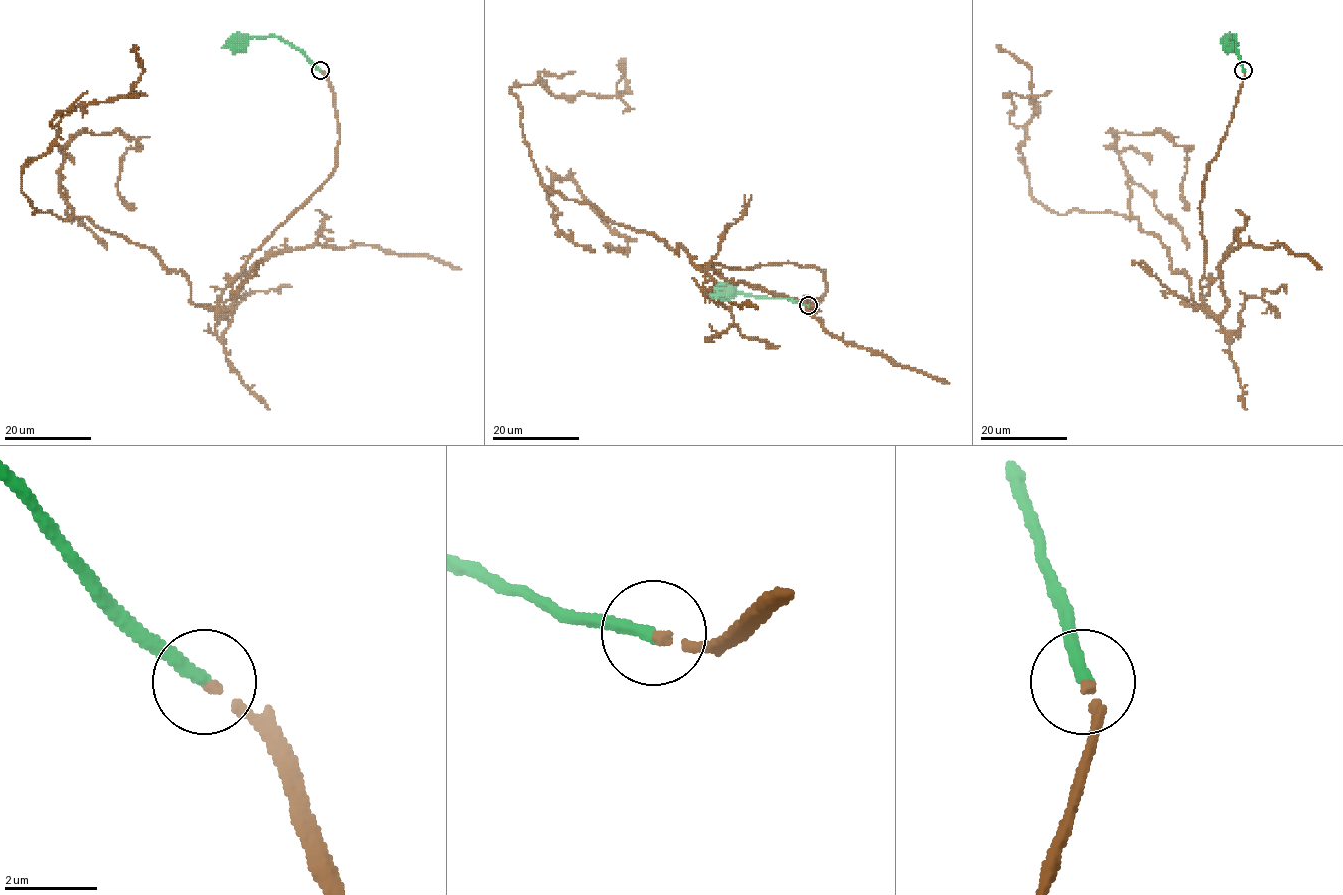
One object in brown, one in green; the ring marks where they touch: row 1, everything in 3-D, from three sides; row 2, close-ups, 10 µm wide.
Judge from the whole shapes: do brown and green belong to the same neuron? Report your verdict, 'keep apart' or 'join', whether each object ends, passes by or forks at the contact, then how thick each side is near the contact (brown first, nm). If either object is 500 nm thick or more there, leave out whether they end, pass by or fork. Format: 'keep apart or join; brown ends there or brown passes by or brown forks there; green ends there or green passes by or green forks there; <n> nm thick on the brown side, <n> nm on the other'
join; brown ends there; green ends there; 160 nm thick on the brown side, 300 nm on the other

